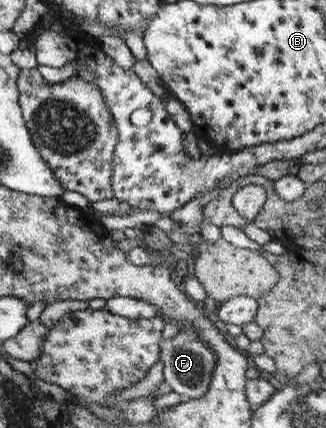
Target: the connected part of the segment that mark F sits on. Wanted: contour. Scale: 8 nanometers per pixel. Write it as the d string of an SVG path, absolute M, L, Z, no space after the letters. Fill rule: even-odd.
M181 330L171 338L162 338L159 342L159 359L163 363L163 382L171 391L179 394L182 400L201 398L205 394L211 371L215 367L215 354L203 340L195 338L193 332Z

